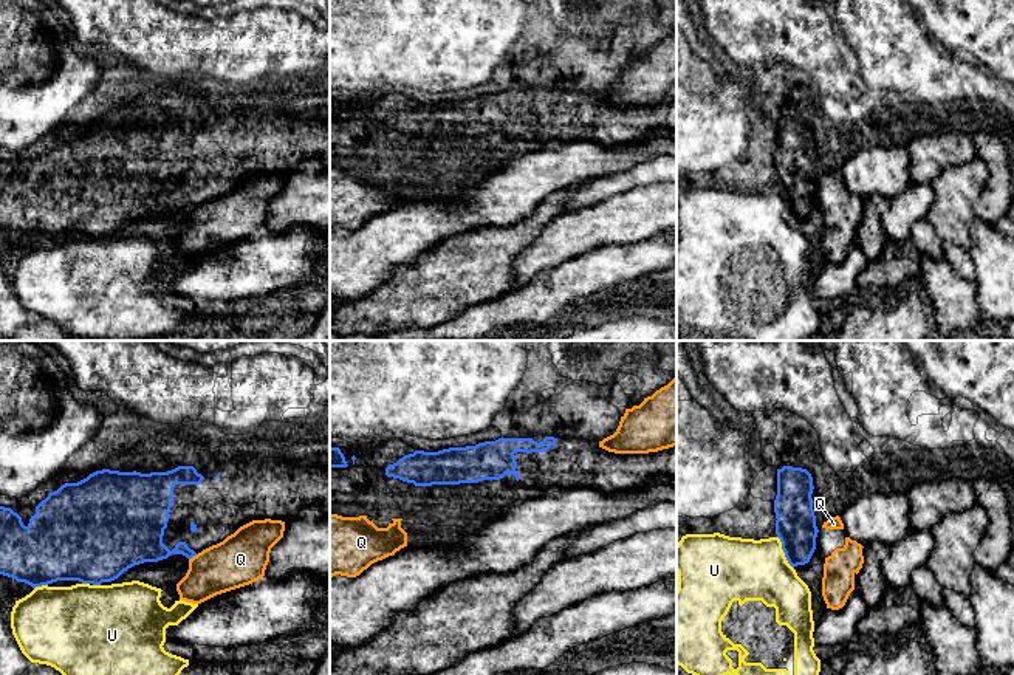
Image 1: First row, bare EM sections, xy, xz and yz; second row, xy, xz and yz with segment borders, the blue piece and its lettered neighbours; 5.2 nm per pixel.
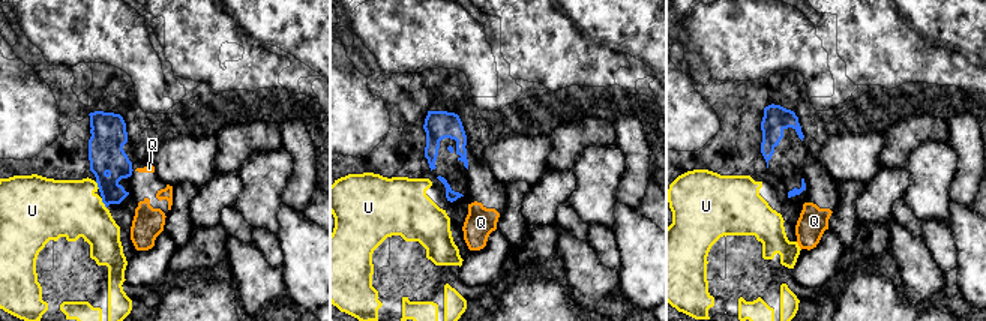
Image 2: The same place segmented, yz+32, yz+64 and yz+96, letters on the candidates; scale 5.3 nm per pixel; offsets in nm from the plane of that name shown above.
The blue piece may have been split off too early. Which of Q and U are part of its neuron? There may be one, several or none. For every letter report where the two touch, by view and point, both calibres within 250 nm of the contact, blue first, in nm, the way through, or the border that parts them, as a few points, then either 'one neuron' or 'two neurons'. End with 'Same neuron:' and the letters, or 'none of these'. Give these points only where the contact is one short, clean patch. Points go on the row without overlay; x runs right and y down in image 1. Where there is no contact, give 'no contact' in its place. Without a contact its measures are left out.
Q: meets blue in xy at (192, 209); 180 nm thick on the blue side, 280 nm on the other; border along xy (197, 208), (189, 212); two neurons
U: meets blue in yz at (784, 205); 200 nm thick on the blue side, 320 nm on the other; two neurons
Same neuron: none of these

